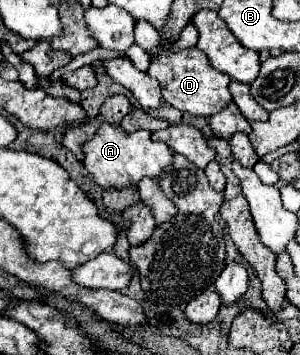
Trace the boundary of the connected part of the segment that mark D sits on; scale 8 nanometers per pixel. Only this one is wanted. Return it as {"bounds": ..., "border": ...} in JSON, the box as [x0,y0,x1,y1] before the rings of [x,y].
{"bounds":[149,48,231,118],"border":[[[187,48],[181,50],[177,54],[171,54],[167,50],[161,50],[157,54],[151,54],[151,66],[149,66],[149,76],[159,80],[161,88],[163,88],[163,98],[167,104],[171,104],[173,108],[181,110],[181,112],[189,112],[193,116],[203,116],[209,118],[215,112],[221,112],[229,102],[231,102],[231,94],[227,90],[231,78],[219,70],[215,70],[207,56],[199,50],[199,48]]]}

